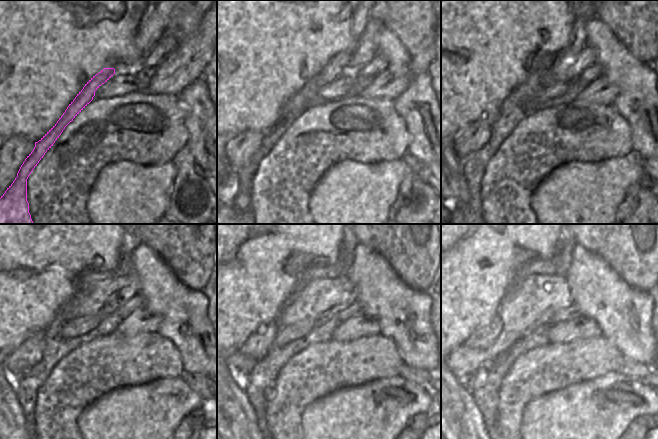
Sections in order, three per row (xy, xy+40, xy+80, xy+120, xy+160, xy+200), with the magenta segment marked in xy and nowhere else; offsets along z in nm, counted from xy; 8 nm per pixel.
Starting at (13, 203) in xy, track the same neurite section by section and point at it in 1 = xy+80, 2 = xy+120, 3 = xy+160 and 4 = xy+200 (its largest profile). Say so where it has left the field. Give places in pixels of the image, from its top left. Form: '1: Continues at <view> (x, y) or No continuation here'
1: Continues at xy+80 (536, 81)
2: Continues at xy+120 (66, 345)
3: Continues at xy+160 (289, 350)
4: Continues at xy+200 (513, 353)

